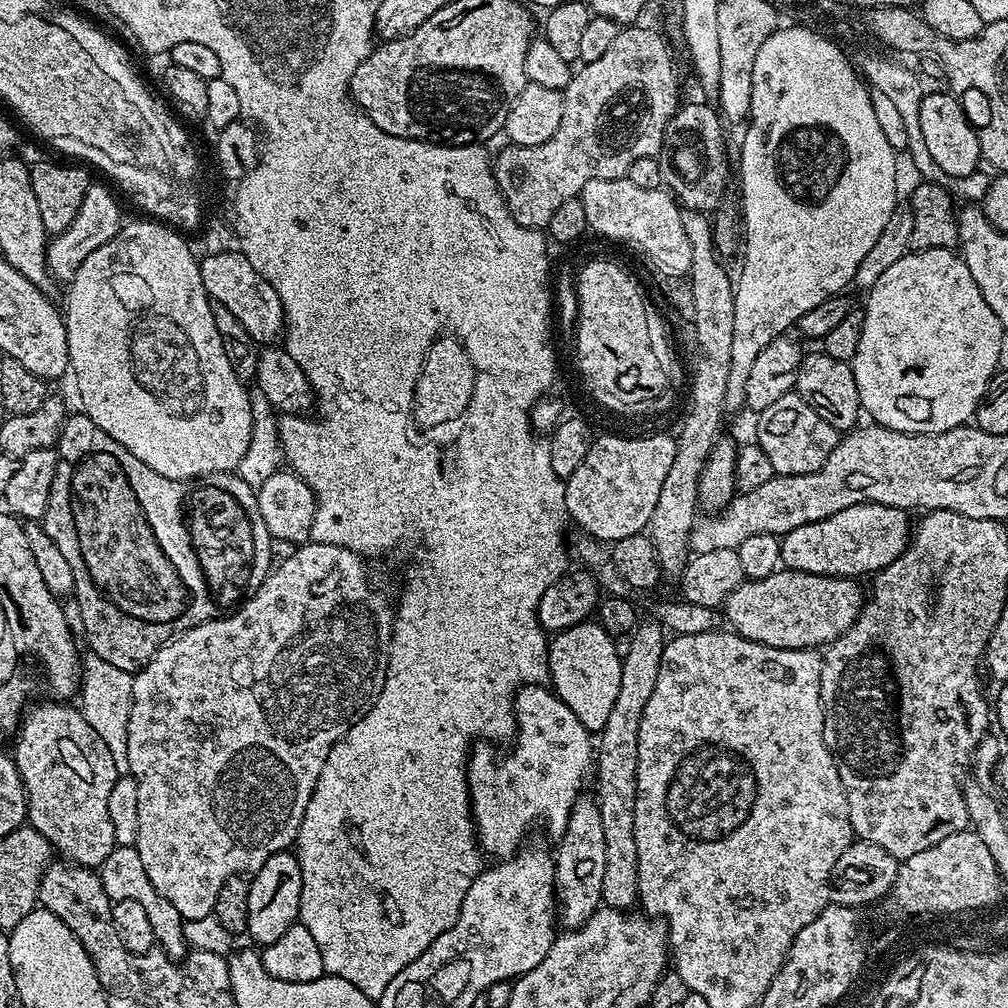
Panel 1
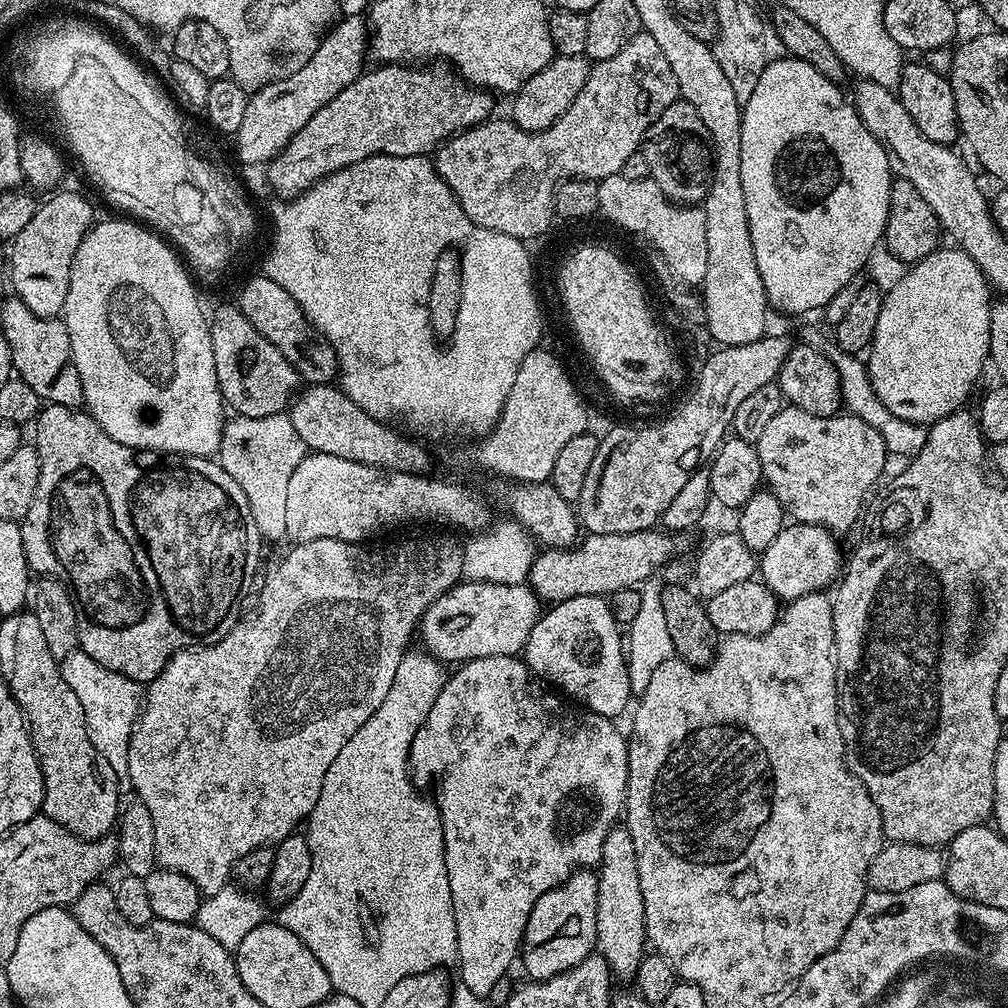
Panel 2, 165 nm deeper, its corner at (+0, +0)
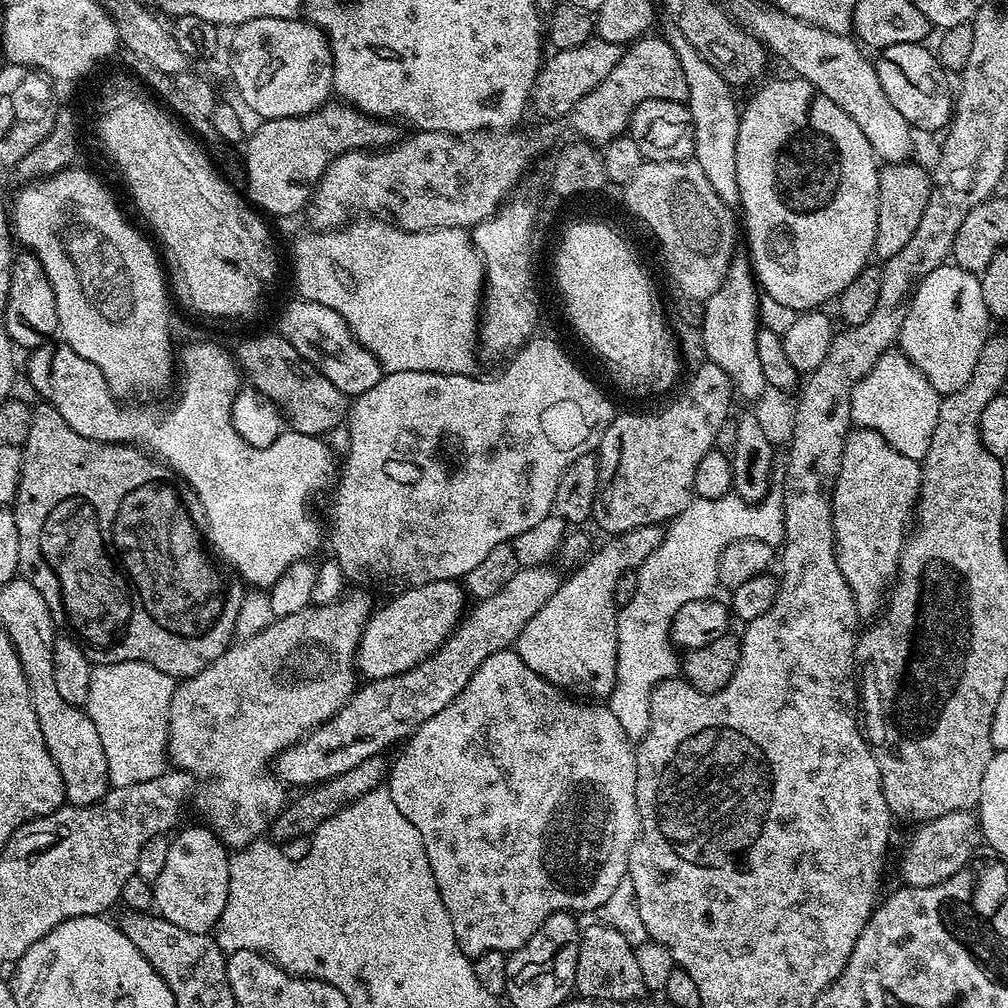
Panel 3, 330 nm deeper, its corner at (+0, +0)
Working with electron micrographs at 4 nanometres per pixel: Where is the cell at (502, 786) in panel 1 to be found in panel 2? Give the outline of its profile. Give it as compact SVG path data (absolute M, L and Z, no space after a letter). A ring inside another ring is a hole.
M491 656L463 661L447 677L444 686L426 722L418 730L408 755L408 771L417 789L424 790L427 784L440 784L434 793L436 808L442 818L444 834L444 857L446 858L446 878L450 878L450 898L456 919L456 958L460 964L460 980L463 991L486 998L498 978L509 975L512 963L517 963L524 943L526 922L534 902L550 890L554 890L581 866L599 865L602 858L602 844L612 828L617 827L619 818L626 808L628 794L628 740L616 729L617 721L607 716L599 716L581 710L565 702L555 691L549 690L537 677L532 675L528 665L520 656Z

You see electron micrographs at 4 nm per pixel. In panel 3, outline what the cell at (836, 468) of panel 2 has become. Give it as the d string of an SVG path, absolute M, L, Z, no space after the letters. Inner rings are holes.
M856 428L848 433L846 446L842 450L842 466L830 489L832 502L832 532L836 536L836 561L846 586L856 599L856 610L861 617L872 618L881 611L886 593L896 579L900 567L900 551L910 535L914 524L914 509L920 498L921 461L906 458L894 450L878 434L869 428Z

